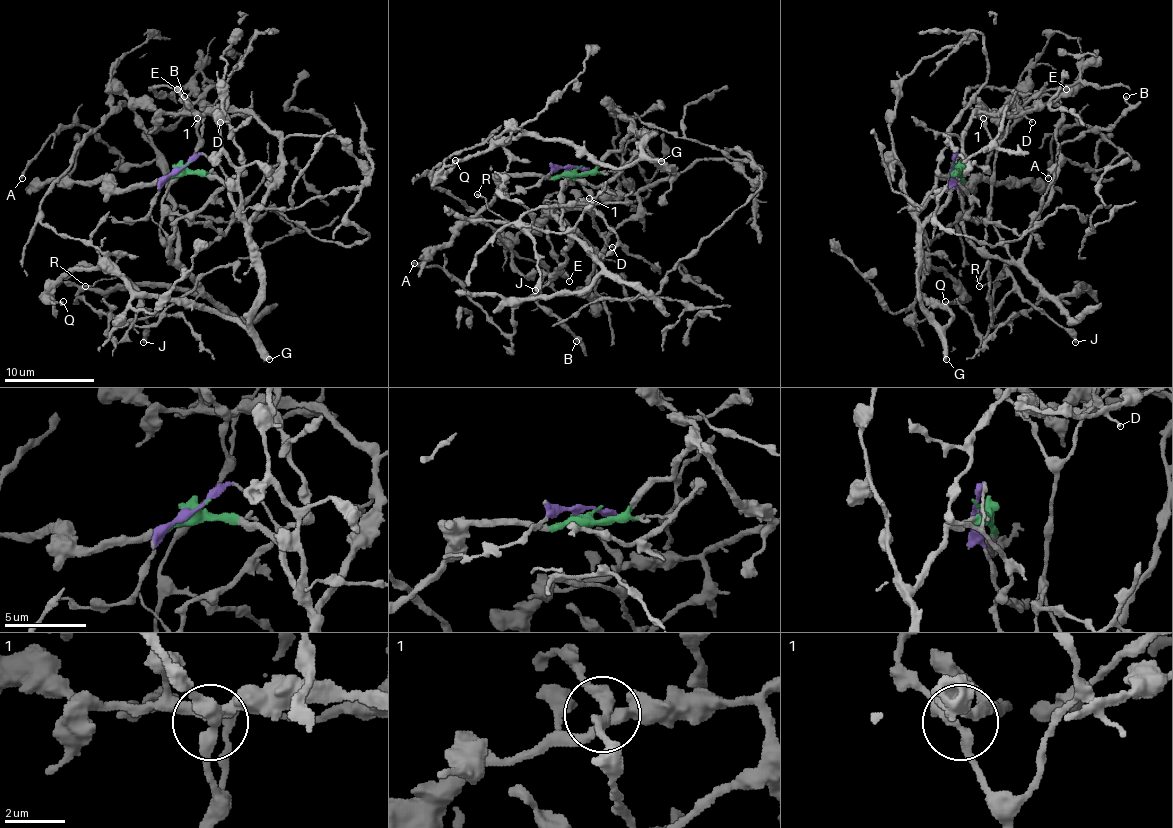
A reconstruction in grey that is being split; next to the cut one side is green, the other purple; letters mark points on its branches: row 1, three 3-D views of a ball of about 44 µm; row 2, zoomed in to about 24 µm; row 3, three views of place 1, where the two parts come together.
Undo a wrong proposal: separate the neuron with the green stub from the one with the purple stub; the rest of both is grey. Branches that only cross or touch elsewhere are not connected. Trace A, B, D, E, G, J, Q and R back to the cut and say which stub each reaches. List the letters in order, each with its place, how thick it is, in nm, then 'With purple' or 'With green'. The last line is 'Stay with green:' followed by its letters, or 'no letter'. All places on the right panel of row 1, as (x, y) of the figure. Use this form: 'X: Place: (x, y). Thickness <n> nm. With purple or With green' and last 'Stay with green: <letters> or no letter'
A: Place: (1048, 178). Thickness 260 nm. With purple
B: Place: (1126, 96). Thickness 240 nm. With purple
D: Place: (1032, 122). Thickness 150 nm. With purple
E: Place: (1066, 89). Thickness 200 nm. With purple
G: Place: (946, 359). Thickness 480 nm. With green
J: Place: (1075, 342). Thickness 320 nm. With purple
Q: Place: (945, 301). Thickness 190 nm. With green
R: Place: (979, 286). Thickness 130 nm. With purple
Stay with green: G, Q

